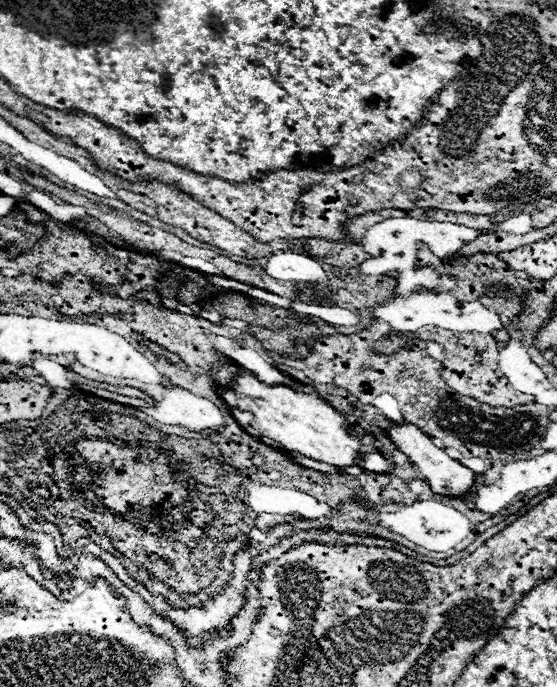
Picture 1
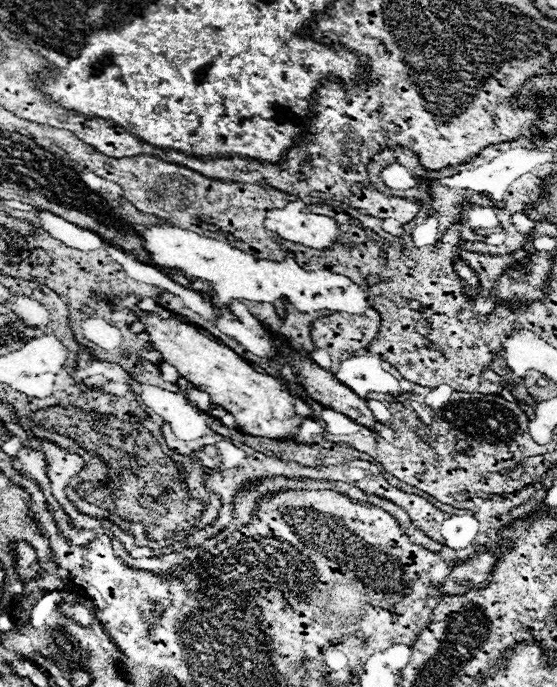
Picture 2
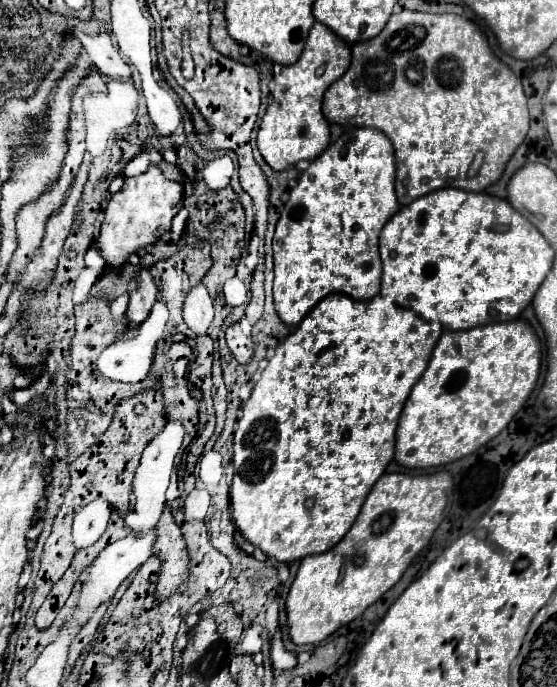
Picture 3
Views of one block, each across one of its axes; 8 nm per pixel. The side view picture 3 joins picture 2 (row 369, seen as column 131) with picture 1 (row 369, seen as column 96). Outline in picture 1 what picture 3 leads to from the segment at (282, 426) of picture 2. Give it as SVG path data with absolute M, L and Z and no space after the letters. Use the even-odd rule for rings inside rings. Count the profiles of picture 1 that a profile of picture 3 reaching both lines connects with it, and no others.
M240 368L230 382L228 390L232 390L238 398L238 408L242 412L252 412L254 422L252 428L260 430L260 434L268 440L274 440L288 452L298 452L306 458L330 464L330 466L354 466L354 454L360 446L360 440L354 434L352 424L344 414L334 410L328 402L314 394L306 394L302 390L294 390L284 384L268 386L260 382L254 372Z

